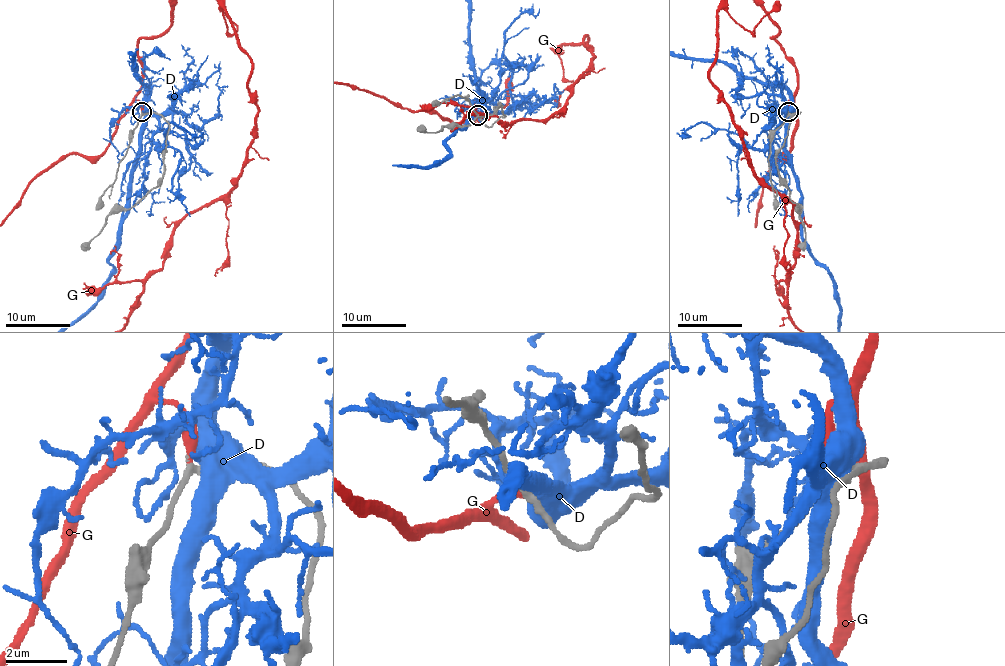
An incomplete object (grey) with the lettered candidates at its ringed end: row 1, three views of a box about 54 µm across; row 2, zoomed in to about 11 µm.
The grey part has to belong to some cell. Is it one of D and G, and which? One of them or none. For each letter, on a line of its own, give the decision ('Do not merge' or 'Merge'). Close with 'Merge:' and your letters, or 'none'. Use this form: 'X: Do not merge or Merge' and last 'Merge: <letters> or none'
D: Do not merge
G: Merge
Merge: G

